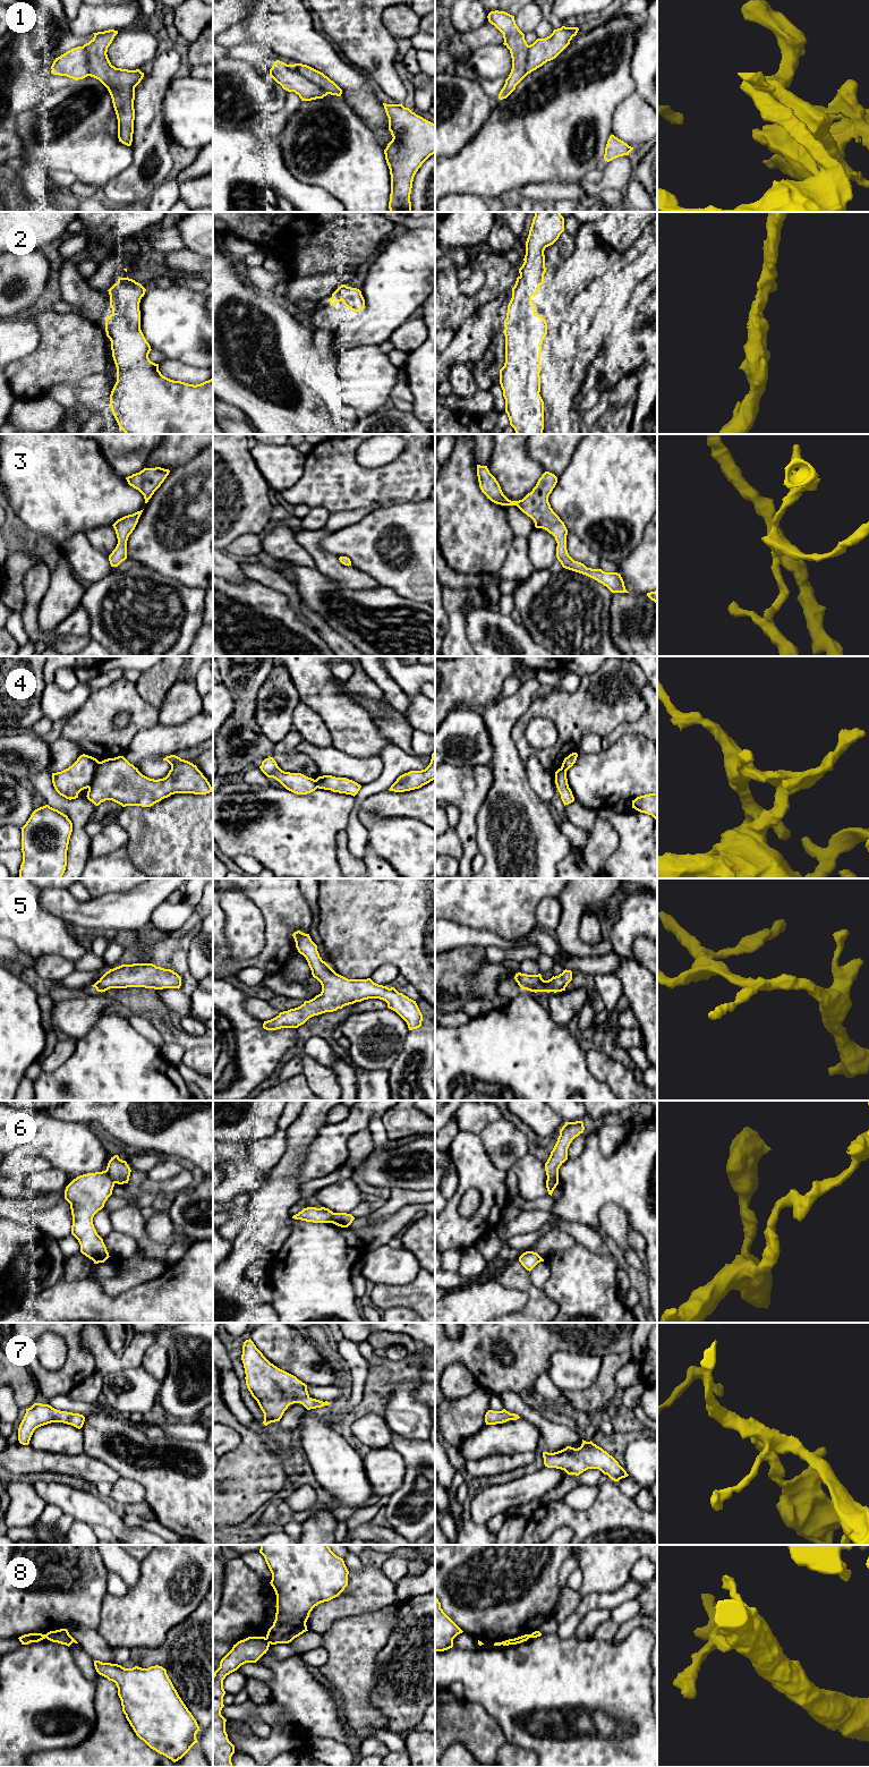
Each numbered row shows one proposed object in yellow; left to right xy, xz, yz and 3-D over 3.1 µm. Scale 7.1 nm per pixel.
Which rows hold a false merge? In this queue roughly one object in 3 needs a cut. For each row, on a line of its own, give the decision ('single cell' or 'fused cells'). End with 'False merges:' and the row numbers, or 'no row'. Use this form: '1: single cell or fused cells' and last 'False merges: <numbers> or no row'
1: single cell
2: single cell
3: single cell
4: fused cells
5: single cell
6: single cell
7: single cell
8: fused cells
False merges: 4, 8

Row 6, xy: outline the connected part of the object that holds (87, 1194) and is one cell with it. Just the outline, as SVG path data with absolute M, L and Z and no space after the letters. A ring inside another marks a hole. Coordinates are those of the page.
M114 1155L109 1161L105 1171L79 1175L66 1187L65 1199L70 1204L73 1215L71 1234L78 1240L80 1252L92 1259L94 1264L104 1263L110 1256L103 1239L94 1227L93 1217L104 1207L105 1201L112 1195L116 1183L128 1183L130 1172L131 1170L127 1162Z

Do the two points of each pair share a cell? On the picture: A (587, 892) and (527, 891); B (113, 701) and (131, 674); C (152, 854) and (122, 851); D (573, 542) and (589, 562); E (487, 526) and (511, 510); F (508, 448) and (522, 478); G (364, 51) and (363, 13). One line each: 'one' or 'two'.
A: two
B: two
C: two
D: one
E: two
F: one
G: one

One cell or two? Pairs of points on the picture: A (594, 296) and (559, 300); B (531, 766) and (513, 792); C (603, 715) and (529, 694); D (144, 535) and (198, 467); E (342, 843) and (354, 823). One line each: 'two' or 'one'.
A: two
B: two
C: two
D: one
E: two

